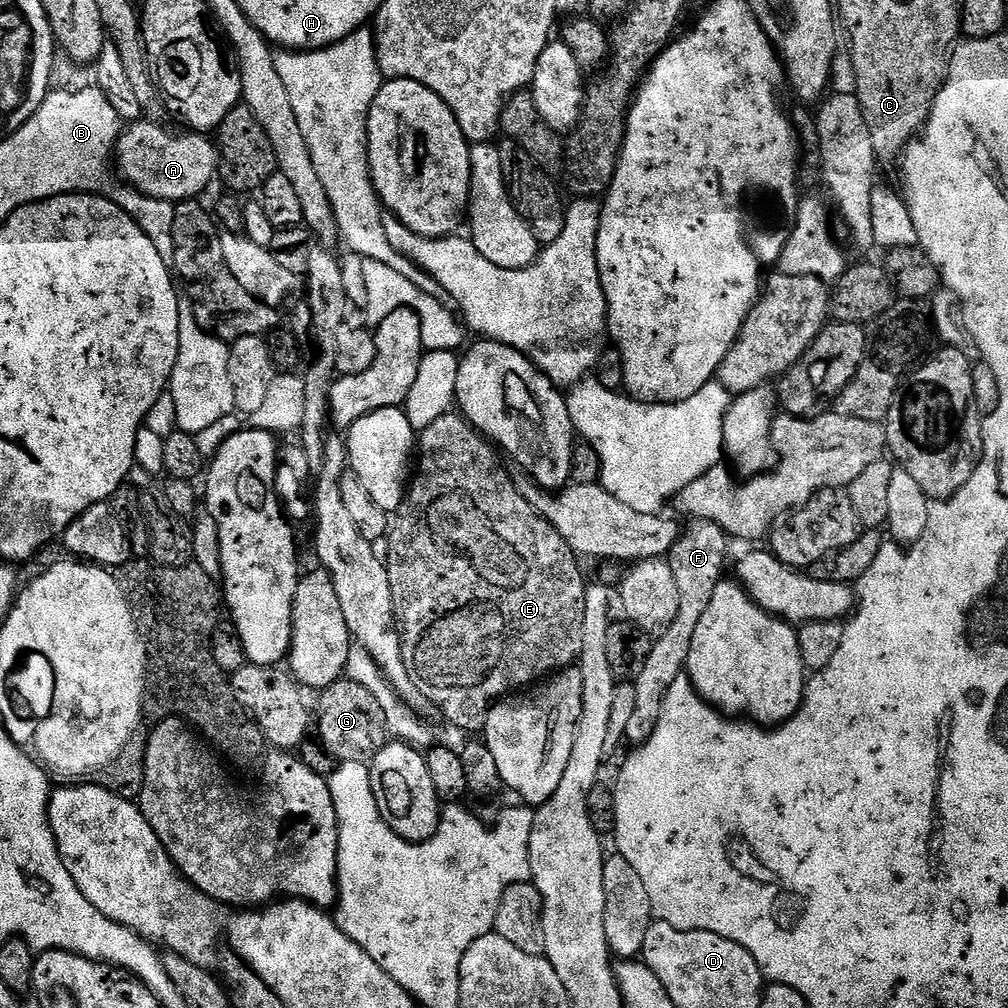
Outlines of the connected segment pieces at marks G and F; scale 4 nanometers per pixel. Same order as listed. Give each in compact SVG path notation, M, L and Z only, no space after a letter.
M347 678L335 680L328 688L319 693L320 713L315 713L314 728L320 731L320 740L328 752L337 756L337 761L367 761L384 747L389 735L386 714L375 698L359 685Z
M691 519L681 531L680 537L667 555L667 564L672 570L678 591L678 614L666 632L653 641L650 656L642 672L632 682L636 692L636 708L626 727L625 741L639 746L648 740L661 716L662 702L674 679L683 675L694 640L695 627L702 619L714 590L721 582L724 572L724 559L728 556L730 537L714 522Z

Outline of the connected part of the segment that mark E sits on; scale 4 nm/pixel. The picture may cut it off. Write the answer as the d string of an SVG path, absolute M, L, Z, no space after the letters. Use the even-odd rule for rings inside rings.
M447 414L431 422L418 436L418 463L414 475L406 489L406 495L400 509L391 517L386 535L388 554L386 563L389 572L390 591L393 595L393 614L396 616L396 632L401 638L402 661L427 703L436 707L450 723L464 732L480 732L484 727L484 717L488 709L497 700L503 700L509 694L515 694L537 682L543 681L549 674L573 667L582 654L582 618L586 614L586 590L581 561L572 552L566 540L554 526L539 516L520 494L517 483L508 478L500 465L501 457L497 449L485 437L481 436L463 415Z

